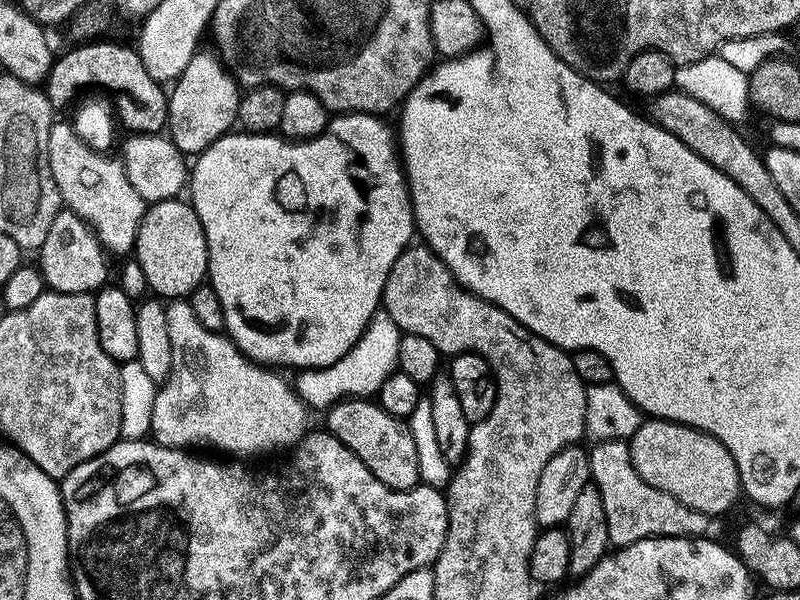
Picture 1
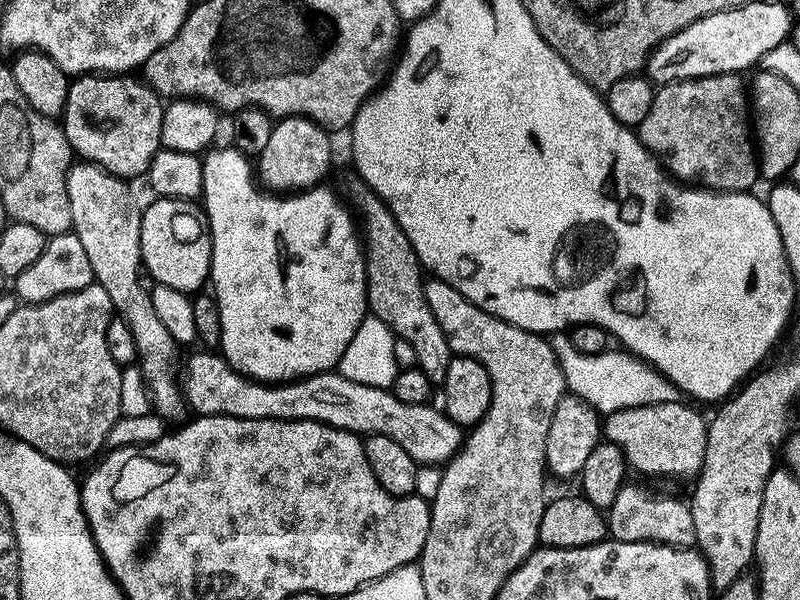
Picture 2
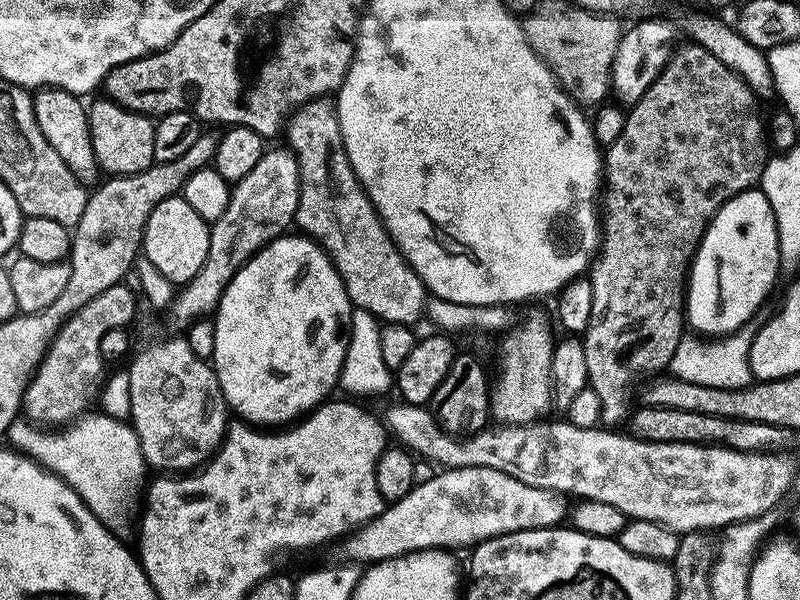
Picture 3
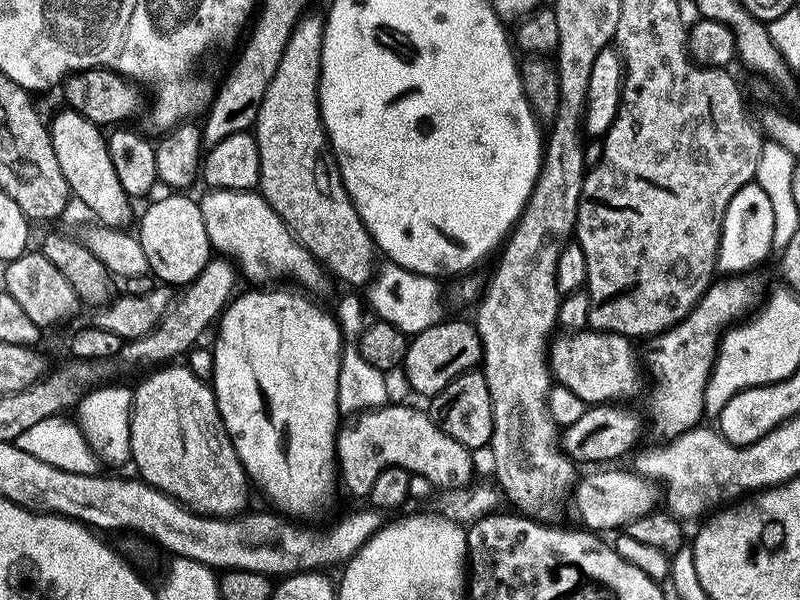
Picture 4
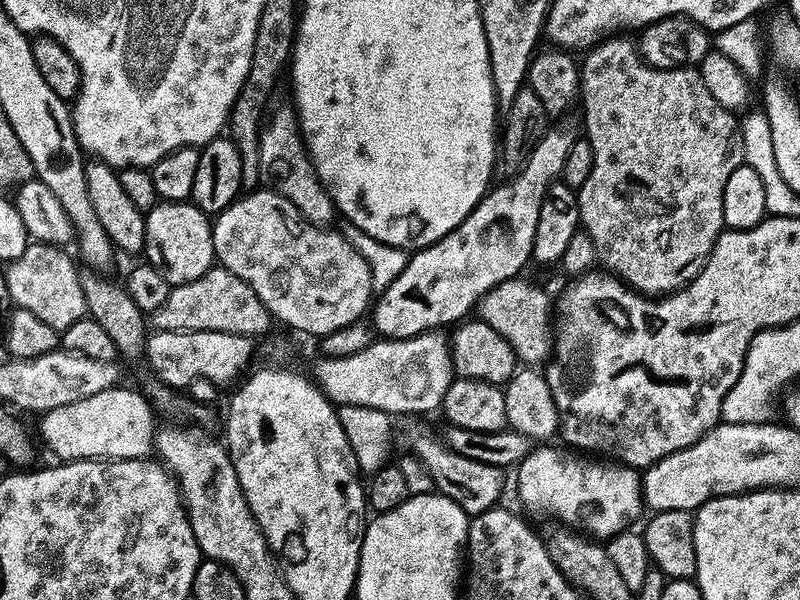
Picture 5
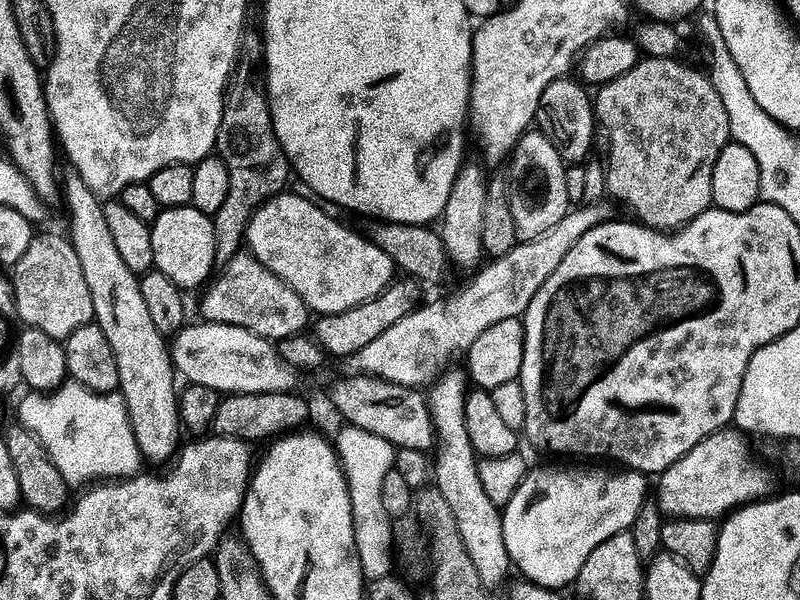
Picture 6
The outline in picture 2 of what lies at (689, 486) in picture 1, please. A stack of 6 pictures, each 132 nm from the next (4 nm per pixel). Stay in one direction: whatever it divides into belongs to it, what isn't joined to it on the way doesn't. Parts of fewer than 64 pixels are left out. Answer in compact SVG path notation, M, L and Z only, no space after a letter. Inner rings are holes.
M687 403L623 409L607 417L603 435L609 443L623 447L625 460L635 471L648 476L697 477L705 462L709 421L703 420Z

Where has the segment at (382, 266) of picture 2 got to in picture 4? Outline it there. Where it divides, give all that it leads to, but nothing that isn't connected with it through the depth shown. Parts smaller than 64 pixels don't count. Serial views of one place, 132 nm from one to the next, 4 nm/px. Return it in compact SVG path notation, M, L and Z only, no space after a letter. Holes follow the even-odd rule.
M305 15L297 24L286 46L286 54L282 54L282 66L278 66L278 74L274 74L270 90L266 90L266 102L262 102L262 114L258 114L258 122L254 129L258 154L262 158L258 191L264 201L282 218L282 222L286 222L292 235L311 256L324 265L335 279L337 276L342 283L349 284L352 287L349 289L360 290L356 288L363 289L374 279L372 263L375 262L376 256L378 257L378 249L346 190L340 167L336 165L336 153L332 151L332 144L328 141L328 131L324 128L320 109L320 71L326 20L323 15L312 15Z

